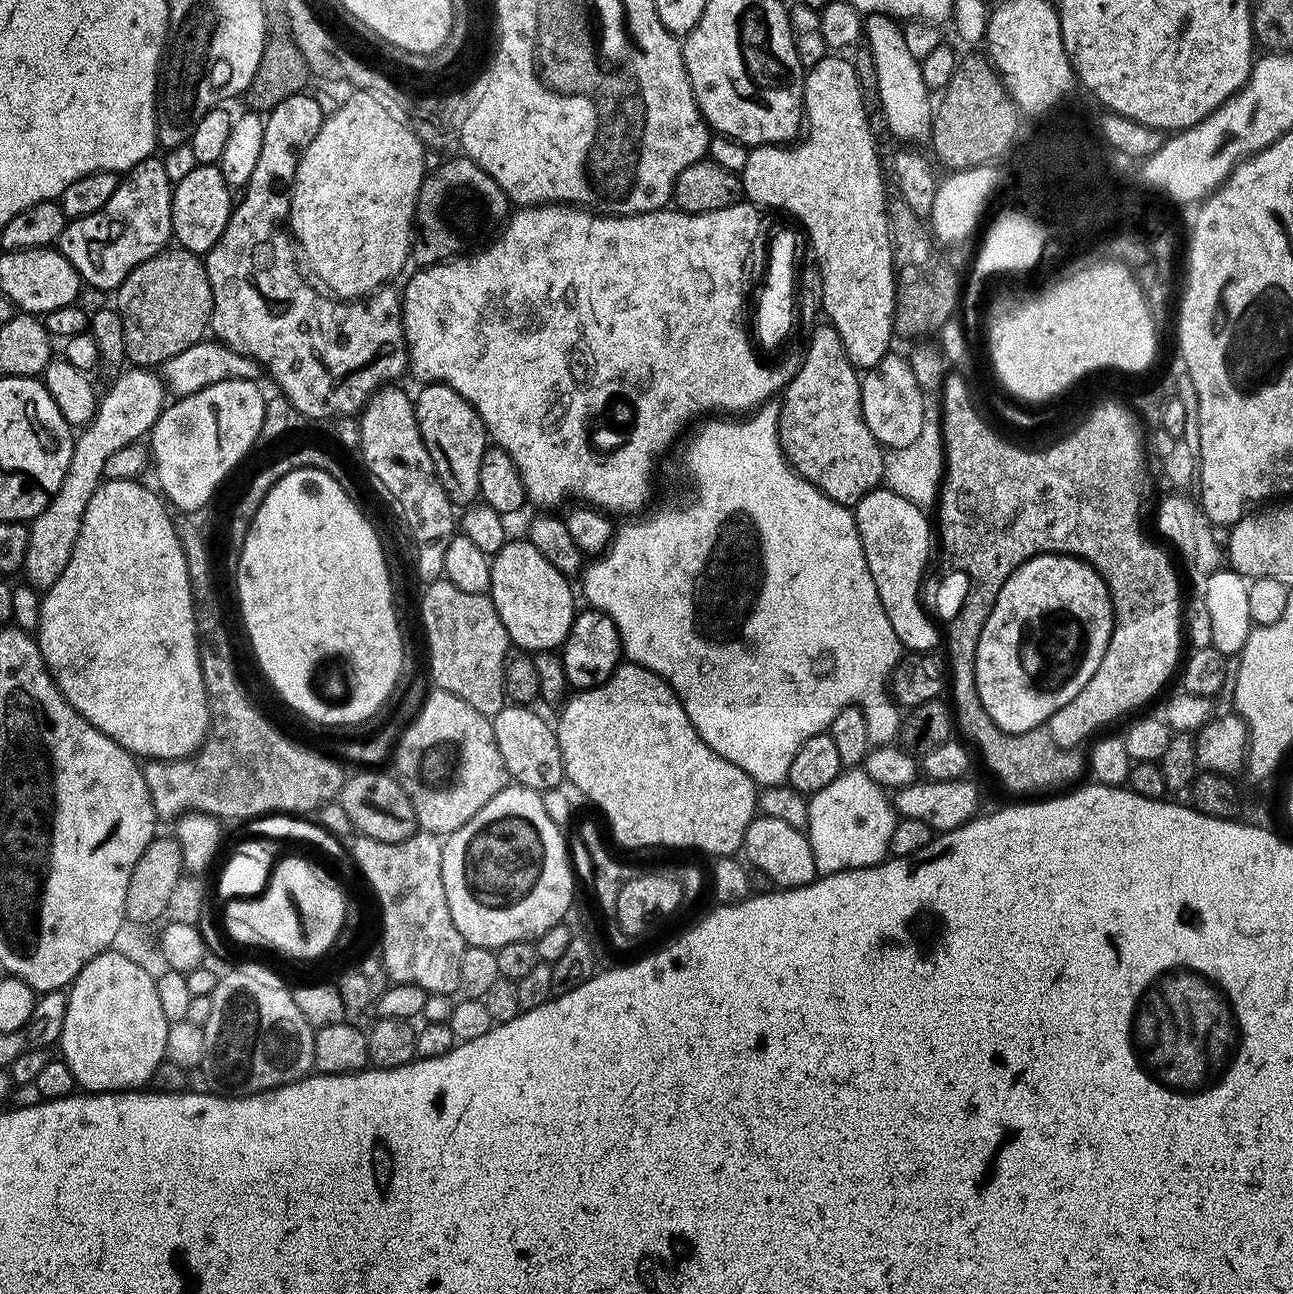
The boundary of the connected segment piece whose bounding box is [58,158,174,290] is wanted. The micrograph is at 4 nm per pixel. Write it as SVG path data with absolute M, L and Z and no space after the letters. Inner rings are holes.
M156 159L143 160L128 169L123 179L119 181L114 194L102 206L100 212L92 213L86 217L69 219L68 224L62 230L58 241L58 251L71 262L85 285L115 290L139 264L169 247L170 241L173 239L172 190L174 180L173 177L168 177L167 166Z

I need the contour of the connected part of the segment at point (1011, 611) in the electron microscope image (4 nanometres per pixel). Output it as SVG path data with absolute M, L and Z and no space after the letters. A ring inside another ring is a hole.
M1049 554L1047 556L1035 556L1033 560L1027 560L1026 572L1036 578L1036 582L1018 582L1018 574L1010 574L1006 582L1000 588L998 598L990 610L990 618L986 618L986 626L982 626L982 634L978 638L978 650L976 651L976 689L978 698L986 710L986 714L1000 727L1000 731L1007 732L1009 736L1017 736L1023 732L1029 732L1035 728L1047 725L1048 720L1062 706L1069 704L1074 698L1078 698L1080 691L1094 678L1094 670L1098 670L1098 662L1108 649L1110 634L1112 633L1112 602L1108 599L1108 587L1104 585L1104 579L1097 572L1074 556L1061 556Z

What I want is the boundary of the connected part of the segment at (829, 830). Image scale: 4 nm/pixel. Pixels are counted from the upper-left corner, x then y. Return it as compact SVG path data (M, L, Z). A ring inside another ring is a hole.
M862 768L847 771L845 776L835 779L812 797L808 804L808 826L806 835L814 850L816 871L820 874L844 872L848 868L871 868L889 855L888 844L898 823L898 813L886 797L885 789L875 784Z

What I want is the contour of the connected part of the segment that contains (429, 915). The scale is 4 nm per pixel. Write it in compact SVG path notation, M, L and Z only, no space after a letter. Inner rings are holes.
M417 830L410 838L406 838L402 842L378 842L369 836L356 836L359 844L356 844L356 859L363 864L364 872L371 877L372 883L376 886L376 891L380 892L380 899L384 903L384 909L387 911L387 921L382 925L384 932L384 941L381 942L379 951L382 953L384 962L384 972L388 975L392 984L413 984L418 986L424 992L444 996L447 992L456 992L459 989L458 973L461 968L462 954L466 947L466 941L462 938L460 931L454 926L454 922L450 918L450 906L446 906L446 890L442 886L442 850L444 849L441 837L433 836L432 833L423 830Z

